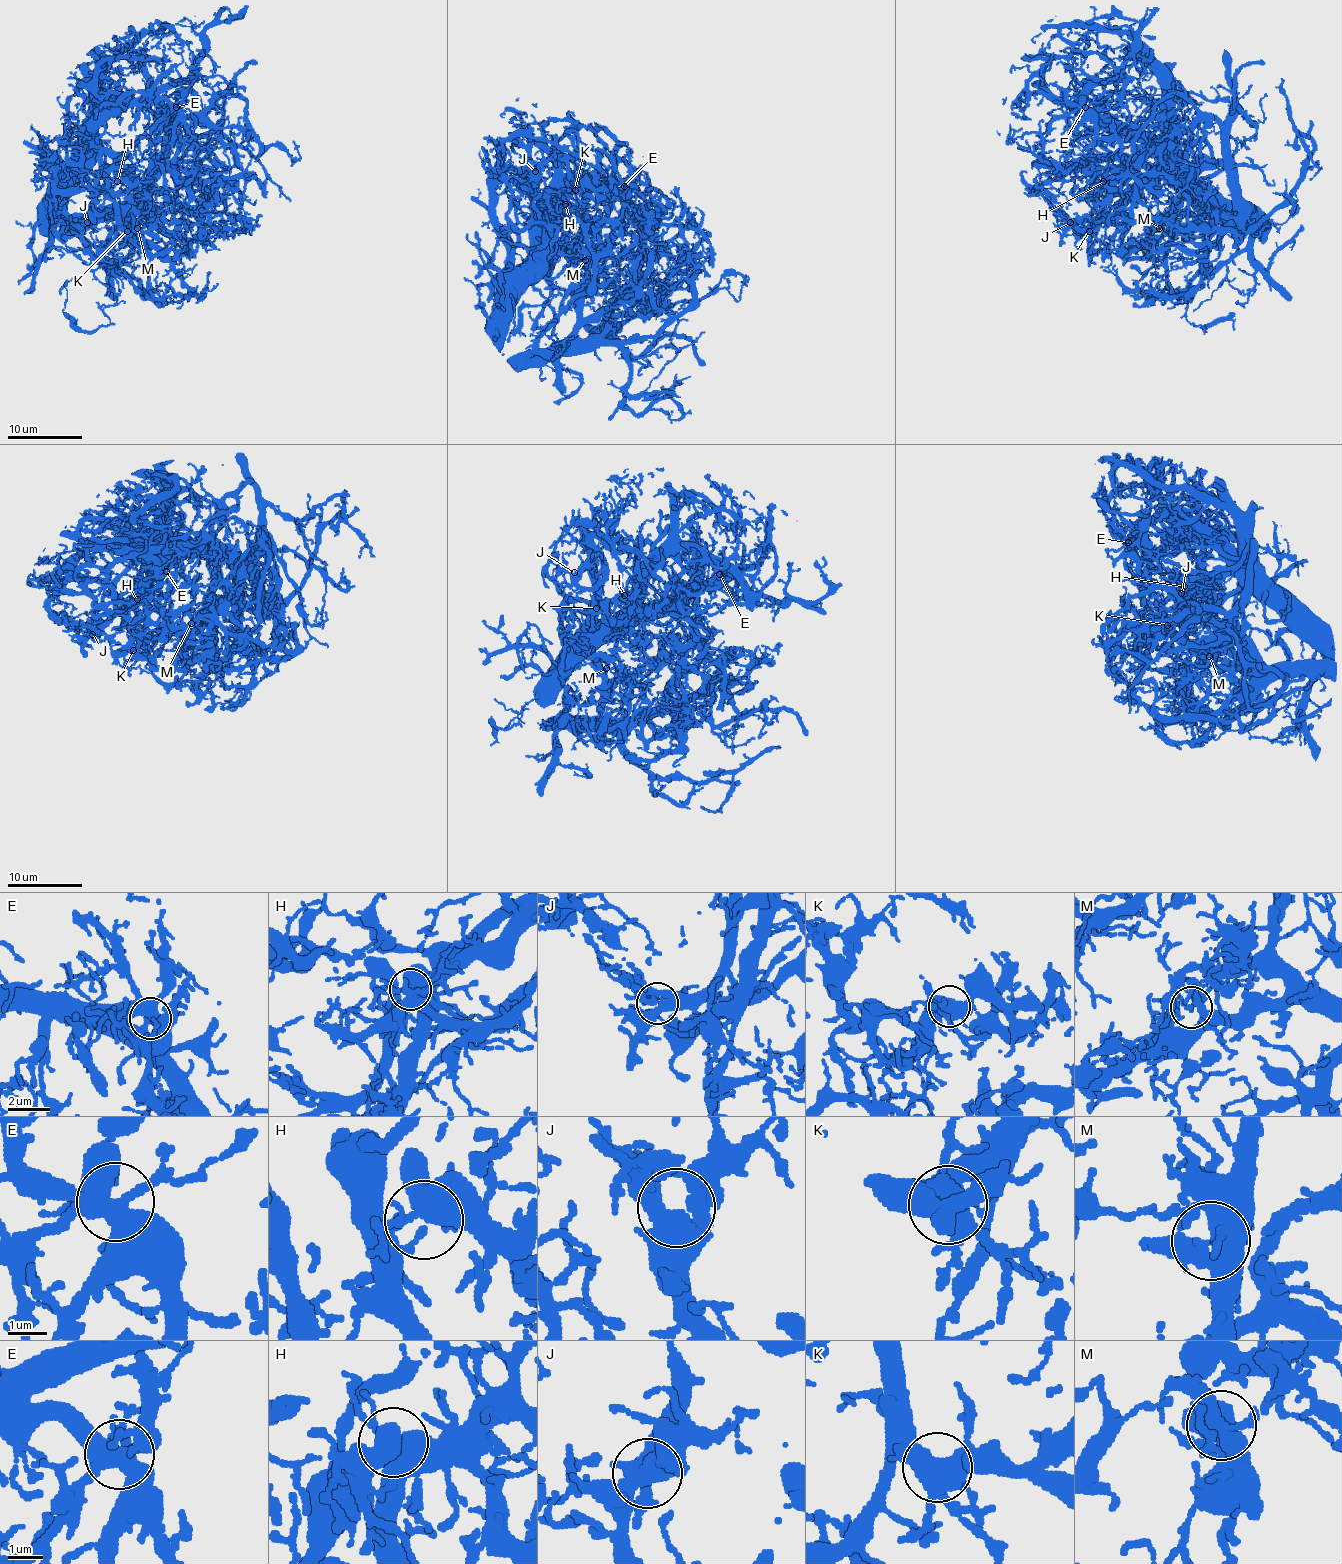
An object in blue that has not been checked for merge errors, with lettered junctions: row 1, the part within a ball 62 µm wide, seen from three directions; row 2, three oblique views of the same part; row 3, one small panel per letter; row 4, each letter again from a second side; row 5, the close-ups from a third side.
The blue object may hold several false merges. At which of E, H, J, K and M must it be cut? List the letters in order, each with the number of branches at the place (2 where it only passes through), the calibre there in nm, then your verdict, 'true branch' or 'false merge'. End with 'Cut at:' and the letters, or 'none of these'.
E: 5 branches meet; 440 nm thick; true branch
H: 4 branches meet; 500 nm thick; true branch
J: 4 branches meet; 440 nm thick; true branch
K: 6 branches meet; 650 nm thick; true branch
M: 3 branches meet; 320 nm thick; true branch
Cut at: none of these

